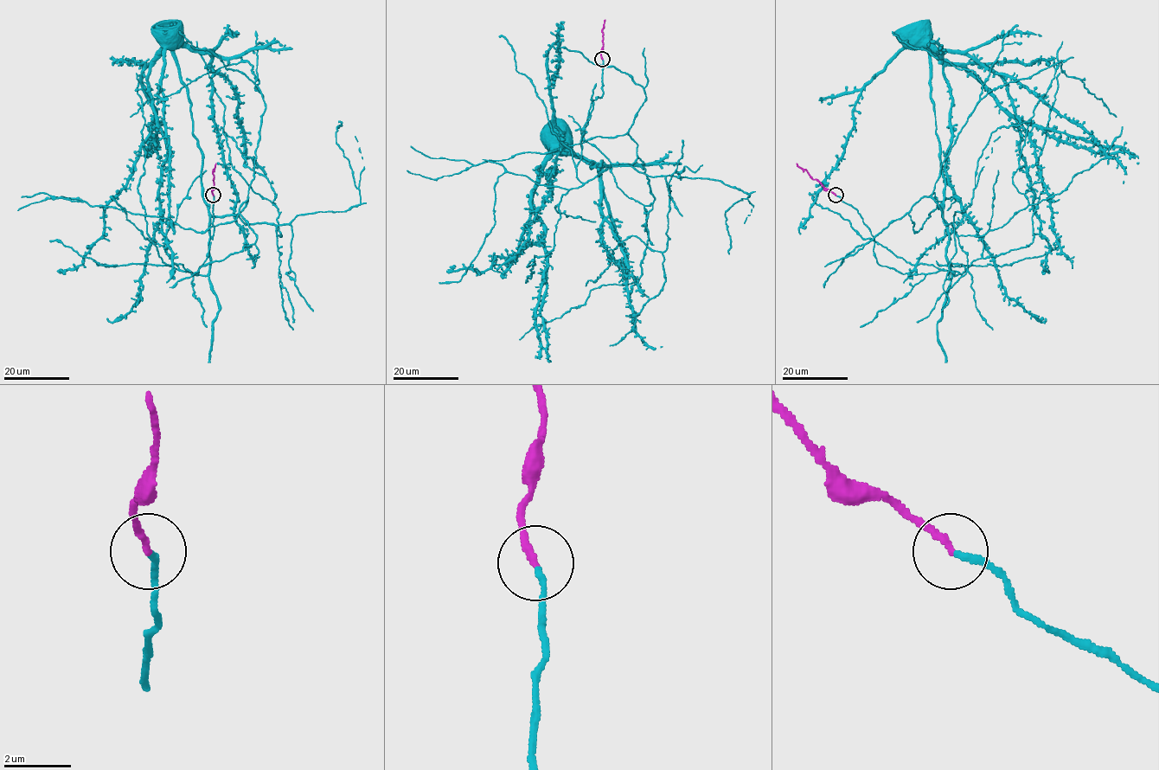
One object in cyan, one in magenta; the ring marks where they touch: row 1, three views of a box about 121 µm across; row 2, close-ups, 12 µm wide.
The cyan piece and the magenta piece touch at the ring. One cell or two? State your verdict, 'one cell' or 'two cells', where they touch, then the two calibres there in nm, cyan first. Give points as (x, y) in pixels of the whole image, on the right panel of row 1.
one cell | (835, 195) | 170/200 nm

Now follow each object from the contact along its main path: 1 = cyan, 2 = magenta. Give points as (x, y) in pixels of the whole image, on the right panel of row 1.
1: (835, 195), (871, 232), (880, 265), (903, 273), (959, 273), (951, 272), (946, 255), (930, 54), (909, 37)
2: (835, 195), (812, 179), (796, 163)

